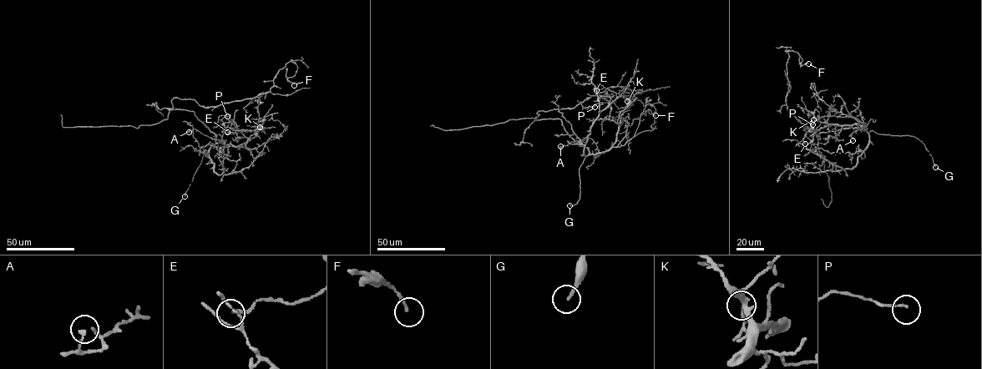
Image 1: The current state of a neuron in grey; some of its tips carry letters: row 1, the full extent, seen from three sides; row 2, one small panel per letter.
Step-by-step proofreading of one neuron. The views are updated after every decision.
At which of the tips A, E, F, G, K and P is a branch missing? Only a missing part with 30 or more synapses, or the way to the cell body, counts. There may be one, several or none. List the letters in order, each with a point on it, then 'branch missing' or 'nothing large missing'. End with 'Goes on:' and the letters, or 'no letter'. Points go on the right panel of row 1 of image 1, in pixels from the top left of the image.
A: (852, 140) | nothing large missing
E: (805, 144) | nothing large missing
F: (808, 63) | nothing large missing
G: (935, 167) | nothing large missing
K: (813, 119) | nothing large missing
P: (812, 124) | nothing large missing
Goes on: no letter

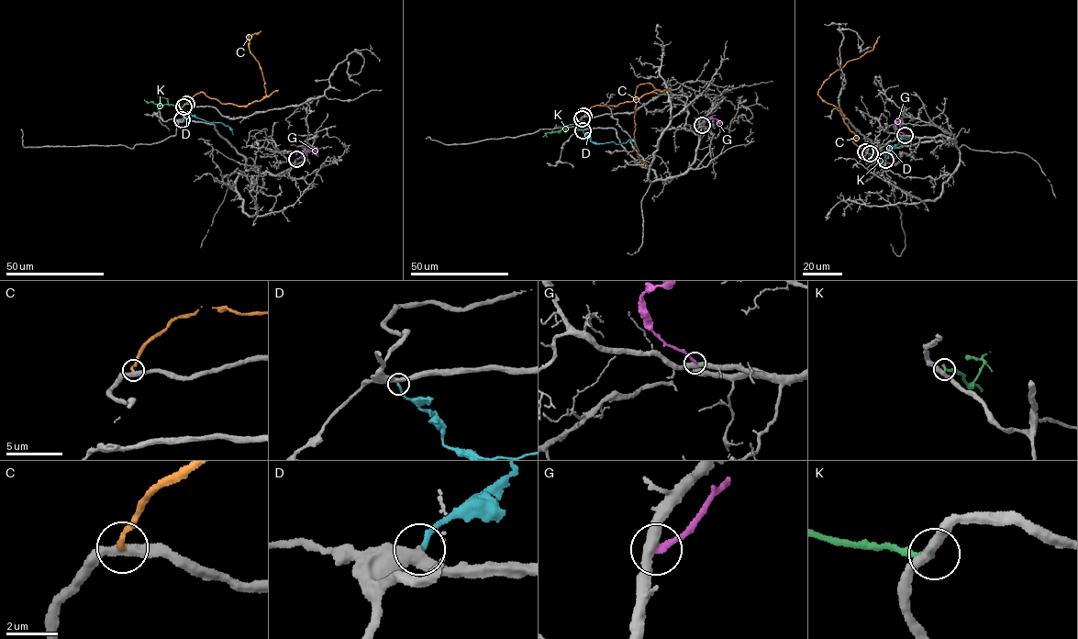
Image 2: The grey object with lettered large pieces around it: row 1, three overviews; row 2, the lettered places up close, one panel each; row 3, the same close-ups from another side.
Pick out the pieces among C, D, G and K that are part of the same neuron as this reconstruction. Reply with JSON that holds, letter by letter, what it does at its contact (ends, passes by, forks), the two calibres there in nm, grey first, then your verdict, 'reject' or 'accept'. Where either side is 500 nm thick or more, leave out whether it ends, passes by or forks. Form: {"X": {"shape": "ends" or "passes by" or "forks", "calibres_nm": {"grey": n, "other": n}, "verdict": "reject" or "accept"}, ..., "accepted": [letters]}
{"C": {"shape": "ends", "calibres_nm": {"grey": 400, "other": 180}, "verdict": "reject"}, "D": {"shape": "ends", "calibres_nm": {"grey": 400, "other": 220}, "verdict": "accept"}, "G": {"shape": "ends", "calibres_nm": {"grey": 420, "other": 240}, "verdict": "reject"}, "K": {"shape": "ends", "calibres_nm": {"grey": 360, "other": 240}, "verdict": "reject"}, "accepted": ["D"]}

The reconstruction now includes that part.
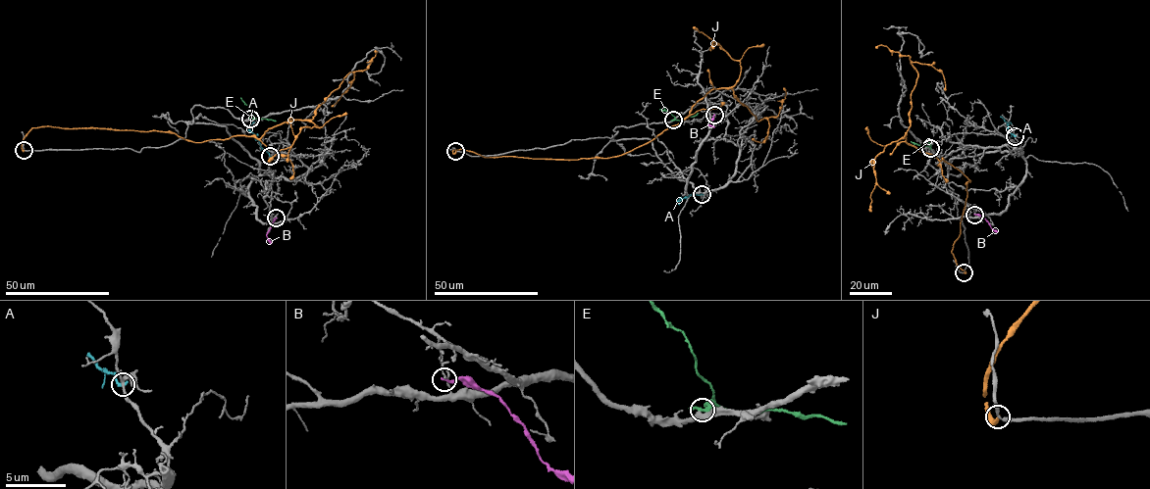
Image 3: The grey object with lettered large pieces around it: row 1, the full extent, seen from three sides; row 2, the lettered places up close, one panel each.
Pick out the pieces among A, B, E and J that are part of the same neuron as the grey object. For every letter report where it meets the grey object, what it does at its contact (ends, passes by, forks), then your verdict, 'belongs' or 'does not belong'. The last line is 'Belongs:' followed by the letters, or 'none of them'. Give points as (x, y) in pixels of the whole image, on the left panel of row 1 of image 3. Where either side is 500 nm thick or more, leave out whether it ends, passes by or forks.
A: meets grey at (270, 156); it ends there; does not belong
B: meets grey at (276, 218); it ends there; does not belong
E: meets grey at (250, 119); it ends there; does not belong
J: meets grey at (24, 150); it ends there; does not belong
Belongs: none of them

